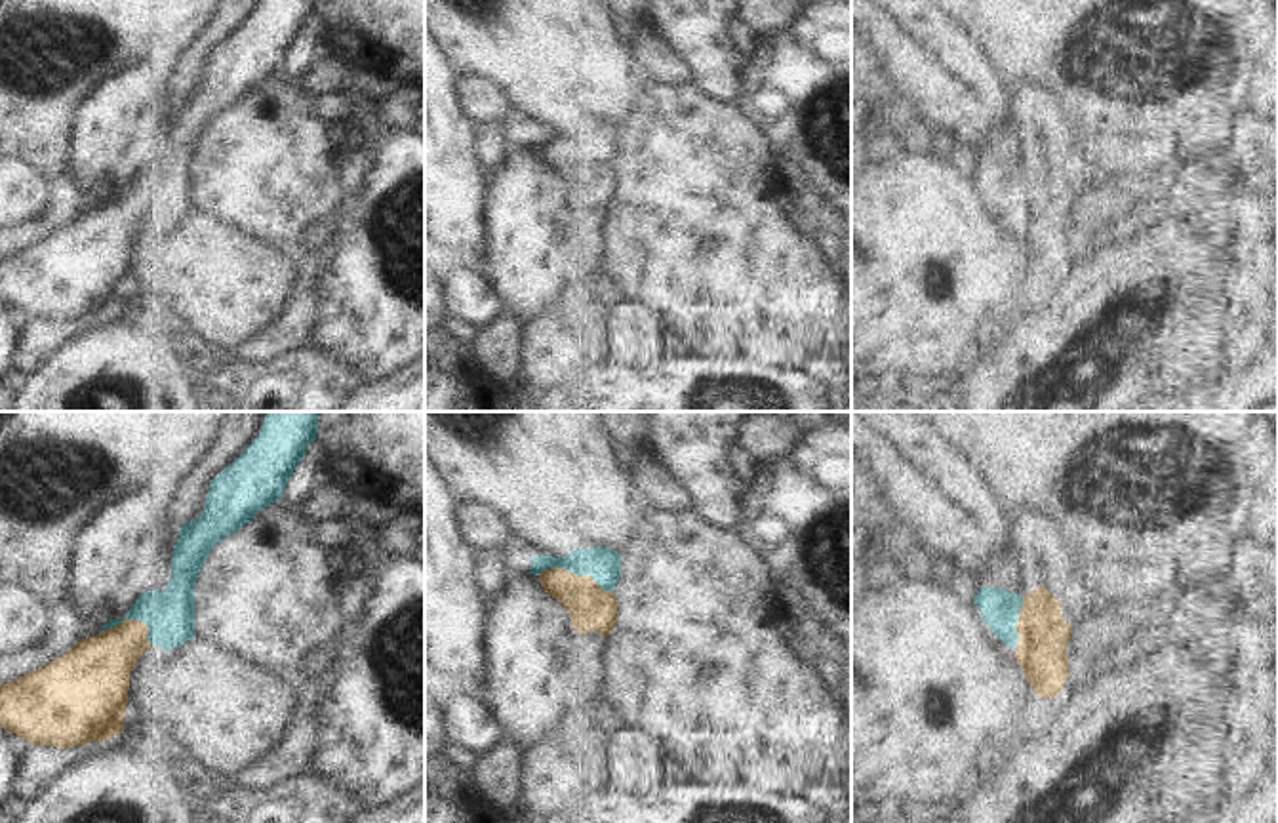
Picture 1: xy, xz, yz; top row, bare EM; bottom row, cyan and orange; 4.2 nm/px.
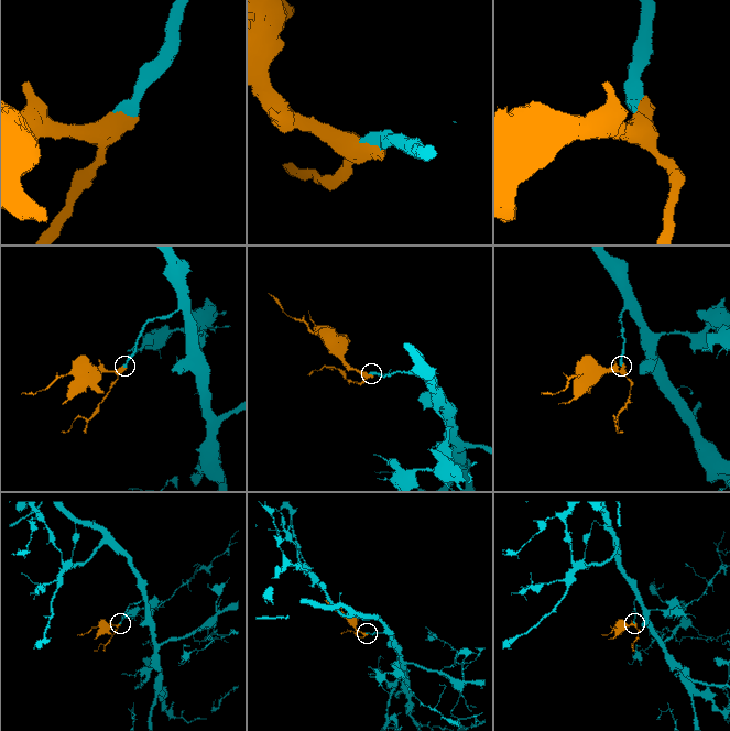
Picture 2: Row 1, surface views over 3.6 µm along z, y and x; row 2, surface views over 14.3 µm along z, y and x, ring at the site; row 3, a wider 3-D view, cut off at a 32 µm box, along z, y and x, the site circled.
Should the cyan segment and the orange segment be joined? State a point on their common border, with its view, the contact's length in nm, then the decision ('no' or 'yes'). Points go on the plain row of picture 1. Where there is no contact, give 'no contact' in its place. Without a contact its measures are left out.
xz (576, 145) | 320 nm | yes

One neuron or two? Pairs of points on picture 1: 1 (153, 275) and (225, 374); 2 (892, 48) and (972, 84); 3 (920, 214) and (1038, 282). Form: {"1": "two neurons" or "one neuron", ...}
{"1": "two neurons", "2": "one neuron", "3": "two neurons"}

